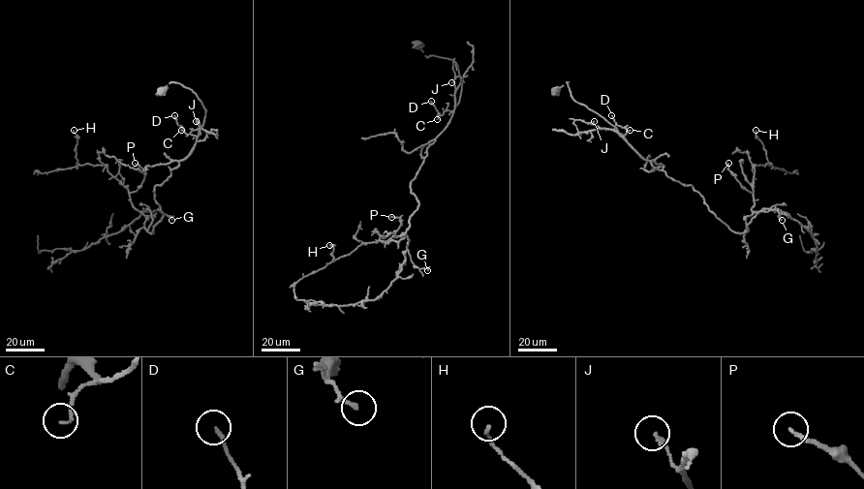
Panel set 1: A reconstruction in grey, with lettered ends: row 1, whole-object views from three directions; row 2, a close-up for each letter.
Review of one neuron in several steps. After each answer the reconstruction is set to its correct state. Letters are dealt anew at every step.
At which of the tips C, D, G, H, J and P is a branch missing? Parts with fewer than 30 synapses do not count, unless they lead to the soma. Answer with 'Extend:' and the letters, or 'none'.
Extend: none

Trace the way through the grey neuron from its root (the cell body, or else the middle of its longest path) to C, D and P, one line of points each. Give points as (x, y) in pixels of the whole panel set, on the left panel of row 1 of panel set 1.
C: (162, 89), (171, 82), (179, 82), (193, 91), (206, 109), (198, 136), (187, 135), (181, 130)
D: (162, 89), (171, 82), (179, 82), (193, 91), (206, 109), (198, 136), (187, 135), (174, 115)
P: (162, 89), (179, 82), (206, 110), (155, 187), (153, 232), (131, 200), (135, 163)

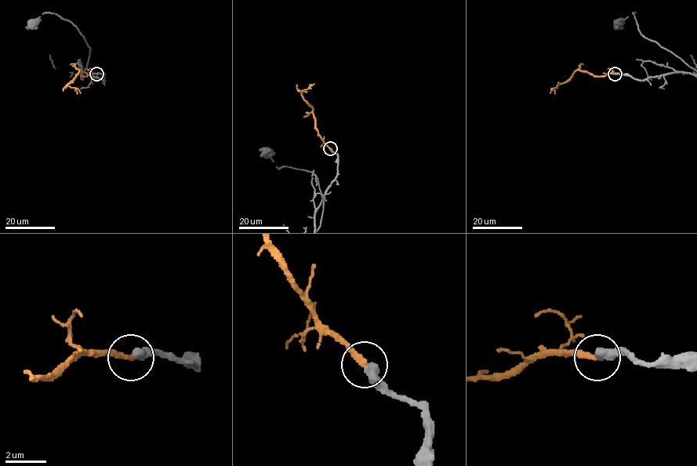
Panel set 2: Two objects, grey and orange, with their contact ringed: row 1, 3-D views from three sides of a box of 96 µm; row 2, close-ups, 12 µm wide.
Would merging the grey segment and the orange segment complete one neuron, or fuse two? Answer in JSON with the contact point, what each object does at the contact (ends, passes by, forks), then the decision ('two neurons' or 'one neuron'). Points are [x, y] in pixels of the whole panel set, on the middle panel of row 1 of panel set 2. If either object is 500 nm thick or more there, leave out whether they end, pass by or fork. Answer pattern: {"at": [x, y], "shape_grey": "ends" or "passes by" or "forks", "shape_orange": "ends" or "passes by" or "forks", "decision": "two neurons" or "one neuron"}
{"at": [330, 148], "shape_grey": "ends", "shape_orange": "ends", "decision": "one neuron"}

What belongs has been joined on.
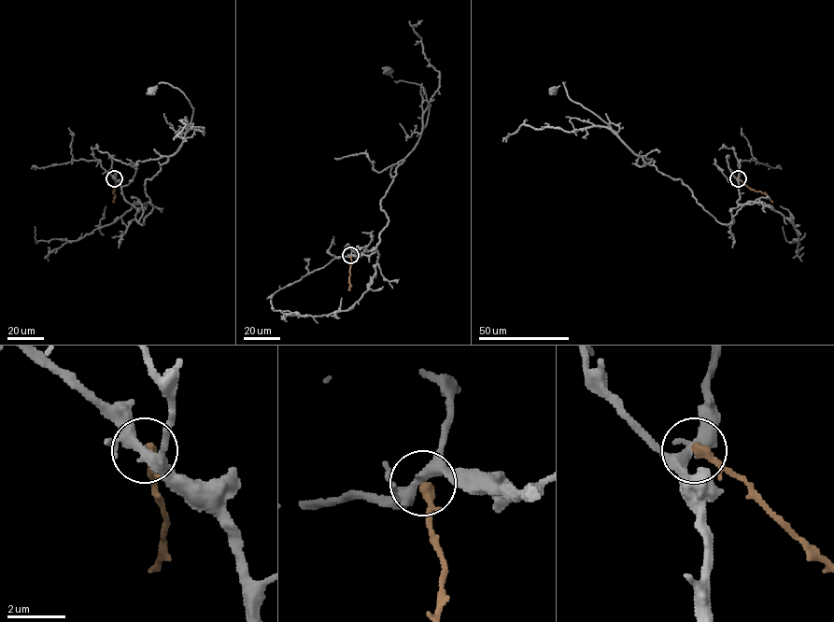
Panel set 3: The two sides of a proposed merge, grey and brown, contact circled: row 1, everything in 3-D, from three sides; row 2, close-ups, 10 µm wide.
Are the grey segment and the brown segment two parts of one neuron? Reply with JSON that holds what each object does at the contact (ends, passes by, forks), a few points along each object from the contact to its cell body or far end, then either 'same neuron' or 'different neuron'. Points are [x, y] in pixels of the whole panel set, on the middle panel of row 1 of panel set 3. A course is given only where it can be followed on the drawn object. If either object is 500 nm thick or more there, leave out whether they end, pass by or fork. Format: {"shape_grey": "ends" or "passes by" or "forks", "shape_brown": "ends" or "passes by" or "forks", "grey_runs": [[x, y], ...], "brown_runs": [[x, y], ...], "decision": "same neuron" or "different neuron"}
{"shape_grey": "forks", "shape_brown": "ends", "grey_runs": [[350, 255], [375, 250], [388, 220], [380, 200], [429, 114], [425, 89], [395, 82], [388, 69]], "brown_runs": [[350, 255], [350, 290]], "decision": "different neuron"}

